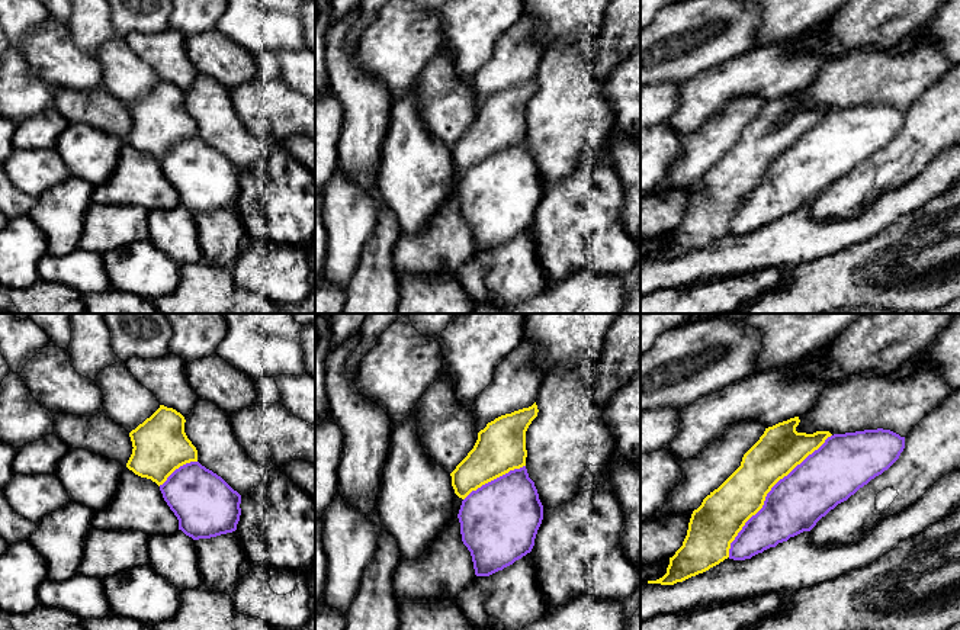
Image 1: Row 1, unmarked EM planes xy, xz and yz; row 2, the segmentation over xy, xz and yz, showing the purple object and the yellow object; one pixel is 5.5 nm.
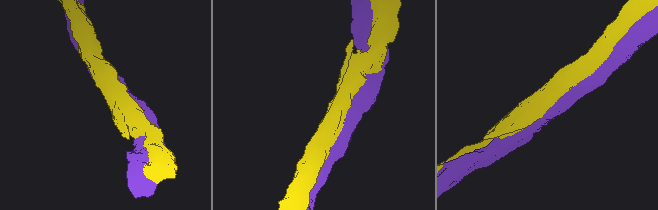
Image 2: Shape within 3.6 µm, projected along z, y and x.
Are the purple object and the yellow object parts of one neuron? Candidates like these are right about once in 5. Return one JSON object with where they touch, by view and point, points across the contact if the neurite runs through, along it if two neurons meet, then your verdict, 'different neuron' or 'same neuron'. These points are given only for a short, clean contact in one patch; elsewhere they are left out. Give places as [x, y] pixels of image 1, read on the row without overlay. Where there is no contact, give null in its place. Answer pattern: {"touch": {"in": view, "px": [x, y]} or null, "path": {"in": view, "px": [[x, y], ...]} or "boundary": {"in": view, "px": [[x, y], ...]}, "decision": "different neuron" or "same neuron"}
{"touch": {"in": "yz", "px": [769, 167]}, "decision": "different neuron"}

